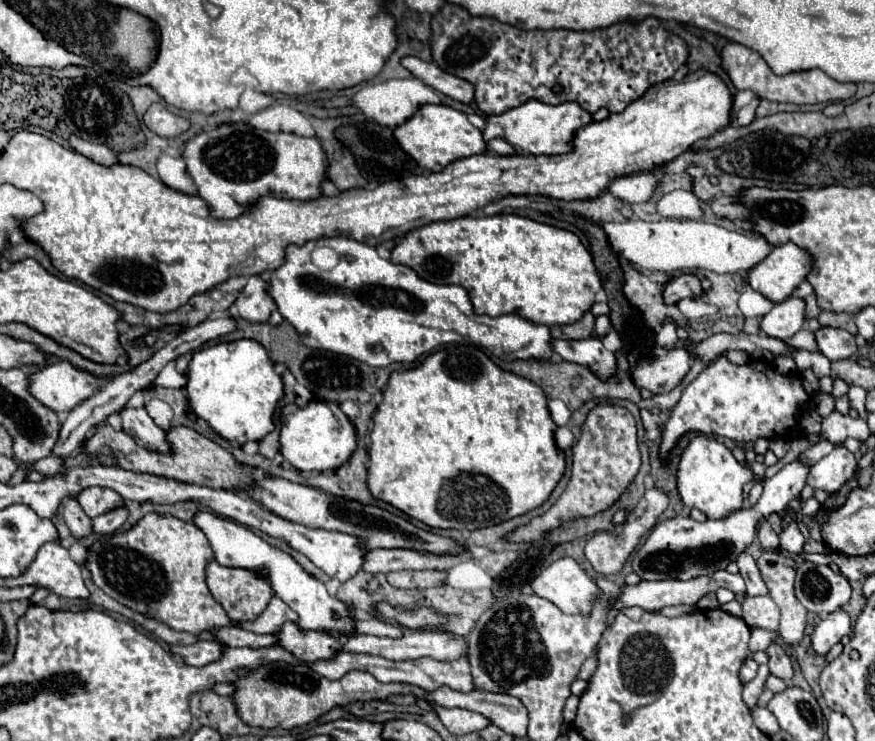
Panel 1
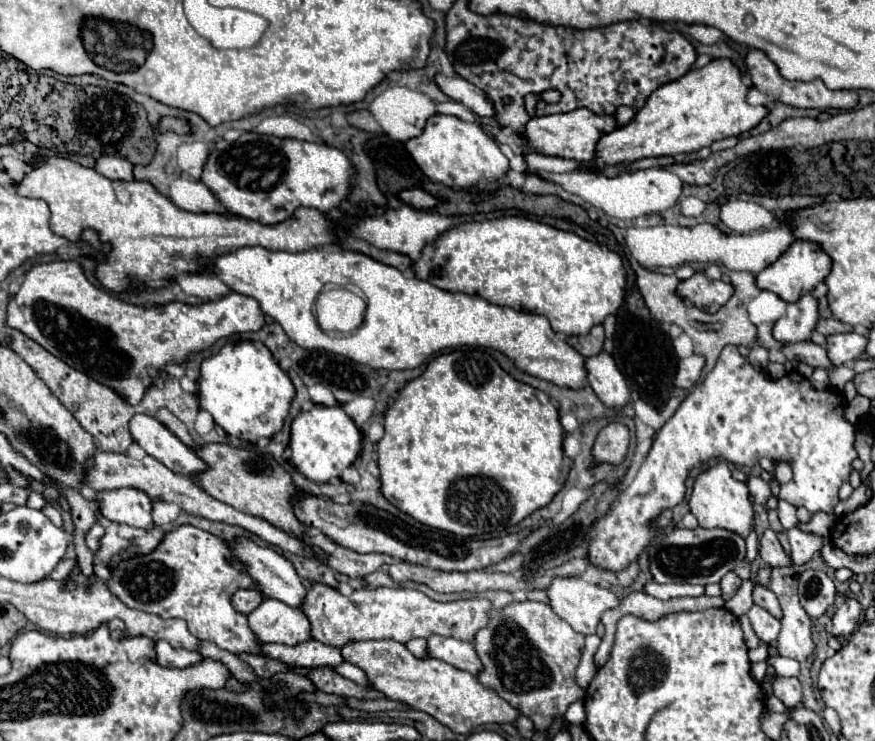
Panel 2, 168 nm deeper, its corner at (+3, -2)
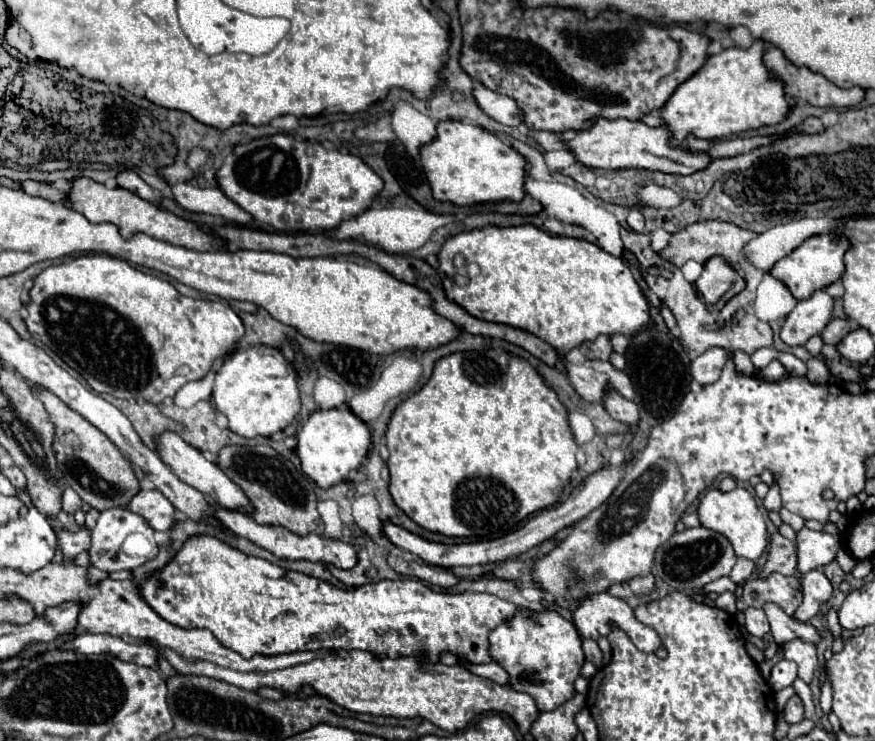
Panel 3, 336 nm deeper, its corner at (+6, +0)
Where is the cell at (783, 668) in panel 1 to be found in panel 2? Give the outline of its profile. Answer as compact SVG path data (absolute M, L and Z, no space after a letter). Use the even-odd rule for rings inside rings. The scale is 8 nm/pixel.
M776 677L774 679L774 695L786 705L786 709L794 709L798 705L802 705L802 687L800 681L796 677Z

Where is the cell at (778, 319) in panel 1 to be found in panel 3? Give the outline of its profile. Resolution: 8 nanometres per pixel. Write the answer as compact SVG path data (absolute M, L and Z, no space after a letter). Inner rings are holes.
M815 291L809 299L799 301L787 315L781 327L781 339L787 345L805 345L811 335L819 335L831 319L833 297L825 291Z

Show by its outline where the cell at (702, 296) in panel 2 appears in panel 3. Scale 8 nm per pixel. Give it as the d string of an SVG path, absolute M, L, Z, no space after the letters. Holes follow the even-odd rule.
M711 257L703 267L701 277L695 281L695 287L703 297L707 309L717 313L745 287L745 281L729 267L729 263L725 263L723 257Z

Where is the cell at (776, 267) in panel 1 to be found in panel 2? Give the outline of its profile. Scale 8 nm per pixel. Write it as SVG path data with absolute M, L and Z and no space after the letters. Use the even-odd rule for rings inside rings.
M798 239L788 247L788 251L784 251L784 255L778 261L774 261L772 265L768 265L764 271L756 275L756 283L760 289L772 291L790 303L790 301L798 301L802 295L810 293L818 283L822 283L828 277L830 269L832 269L832 259L826 251L822 251L818 243Z

